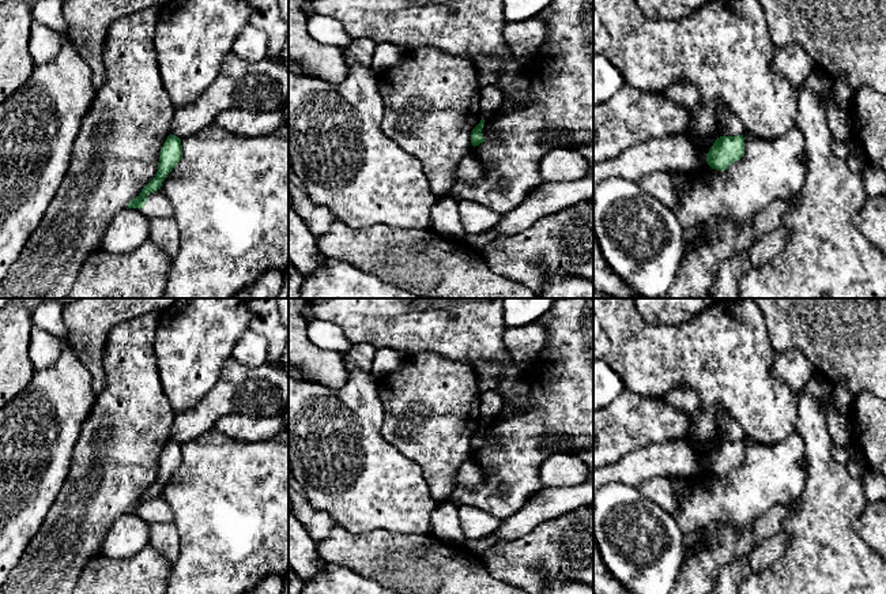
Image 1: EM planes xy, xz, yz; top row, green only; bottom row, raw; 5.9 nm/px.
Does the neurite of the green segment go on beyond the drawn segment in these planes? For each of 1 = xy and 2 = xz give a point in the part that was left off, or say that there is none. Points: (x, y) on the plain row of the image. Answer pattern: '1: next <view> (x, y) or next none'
1: next none
2: next none

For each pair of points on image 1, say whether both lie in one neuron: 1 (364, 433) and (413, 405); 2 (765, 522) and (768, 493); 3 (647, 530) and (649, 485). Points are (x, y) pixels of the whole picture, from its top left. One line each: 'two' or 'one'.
1: two
2: two
3: two

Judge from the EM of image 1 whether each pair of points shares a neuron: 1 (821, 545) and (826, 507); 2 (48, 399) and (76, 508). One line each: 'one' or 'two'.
1: one
2: two

